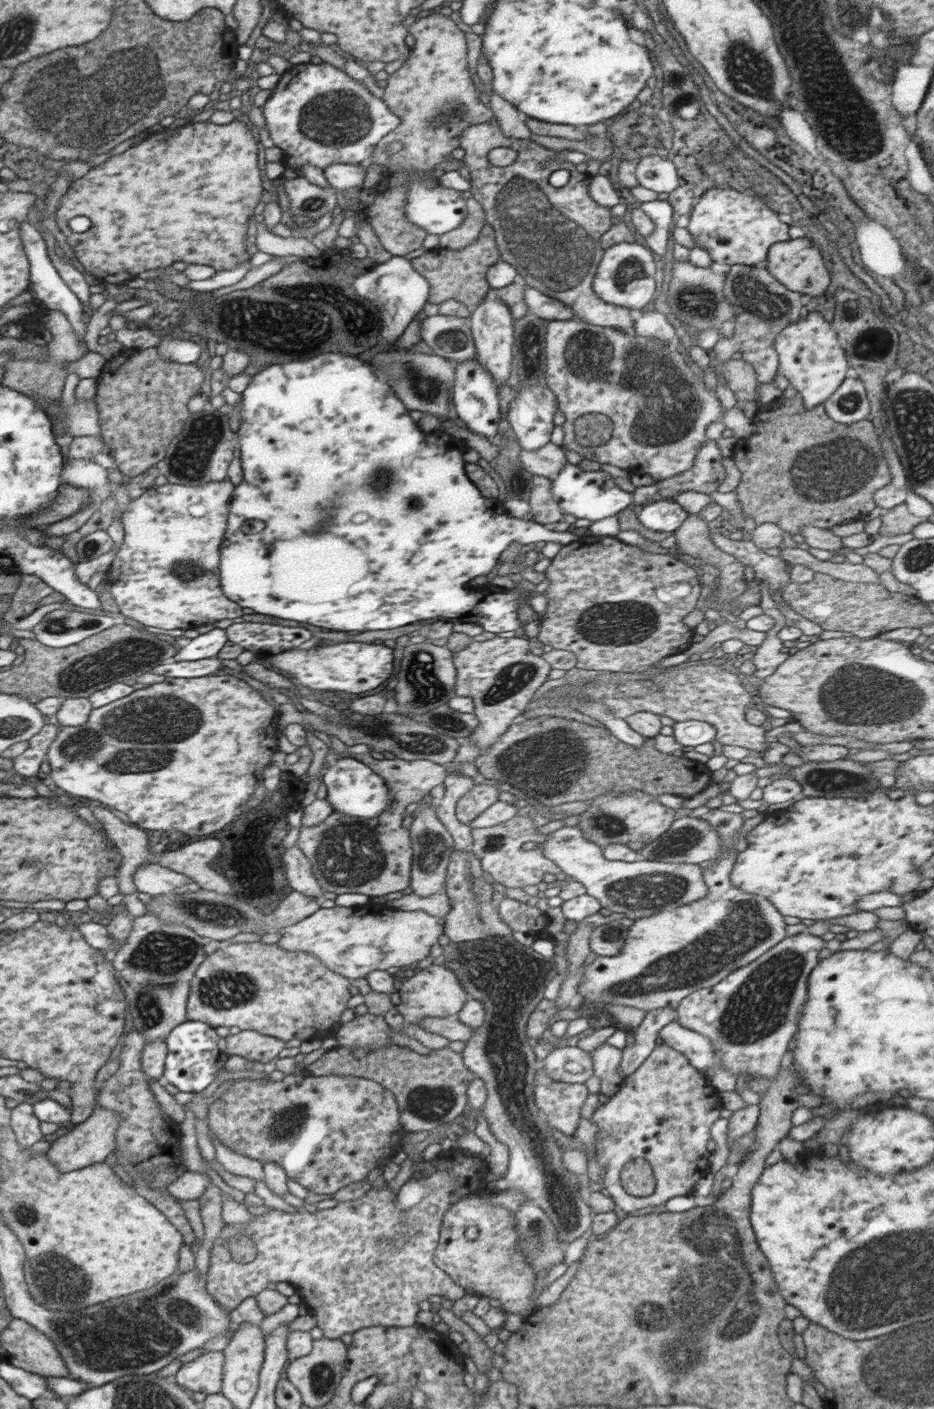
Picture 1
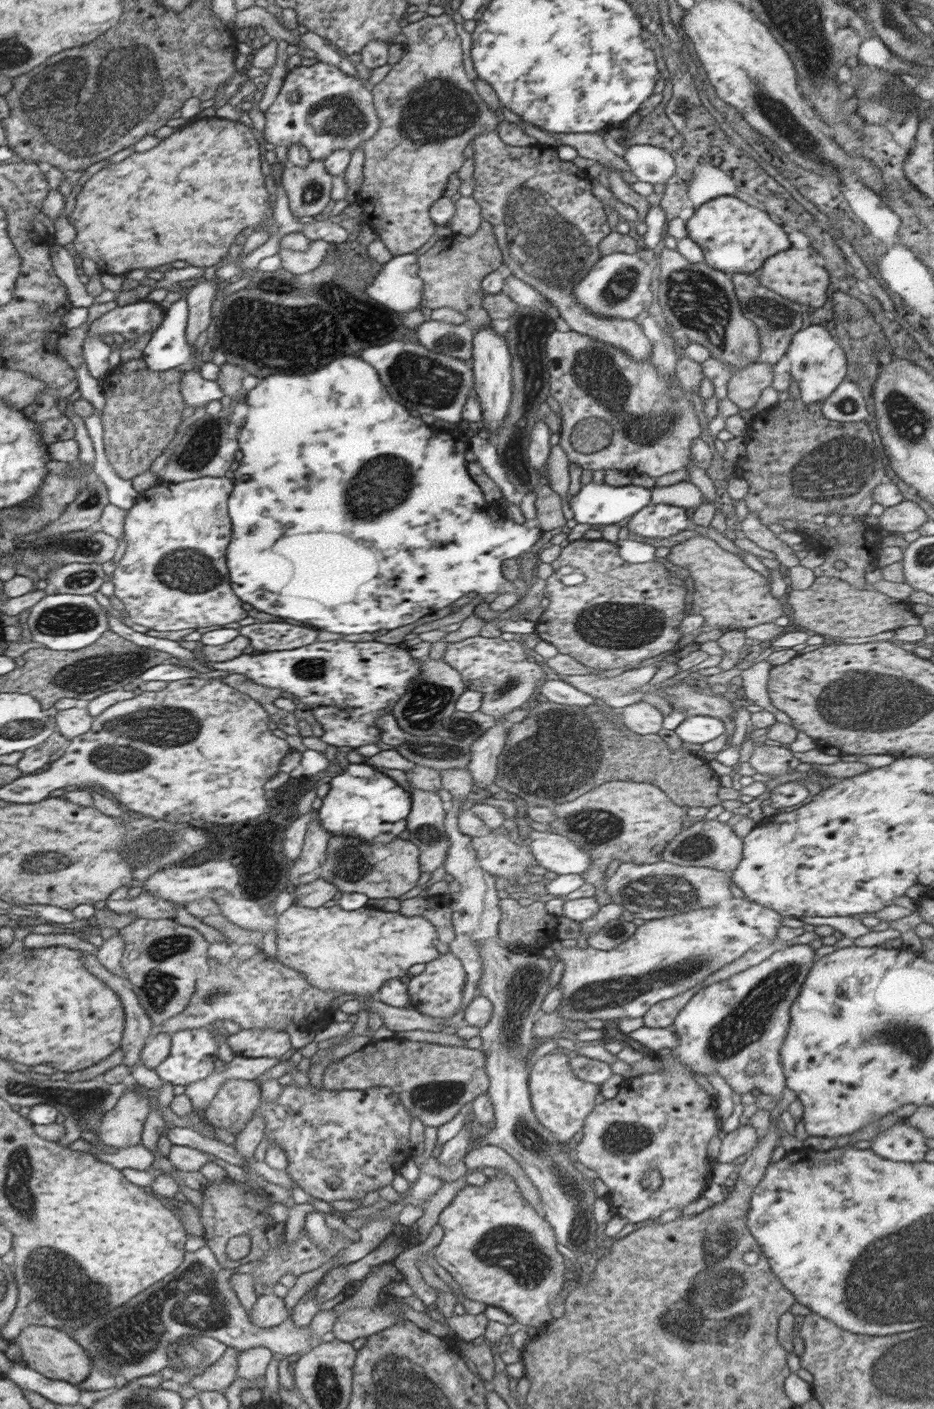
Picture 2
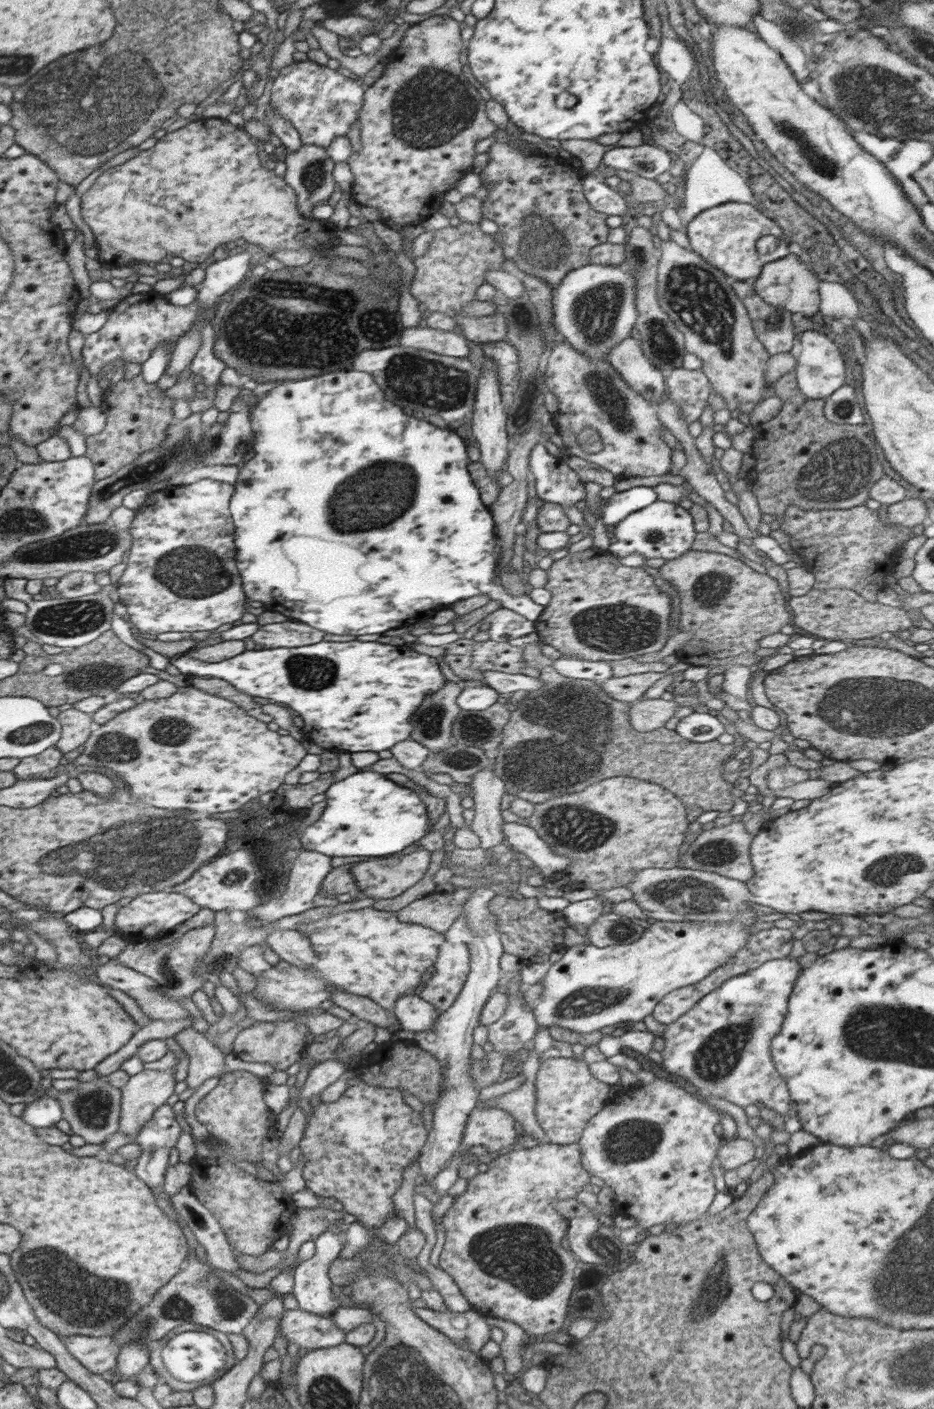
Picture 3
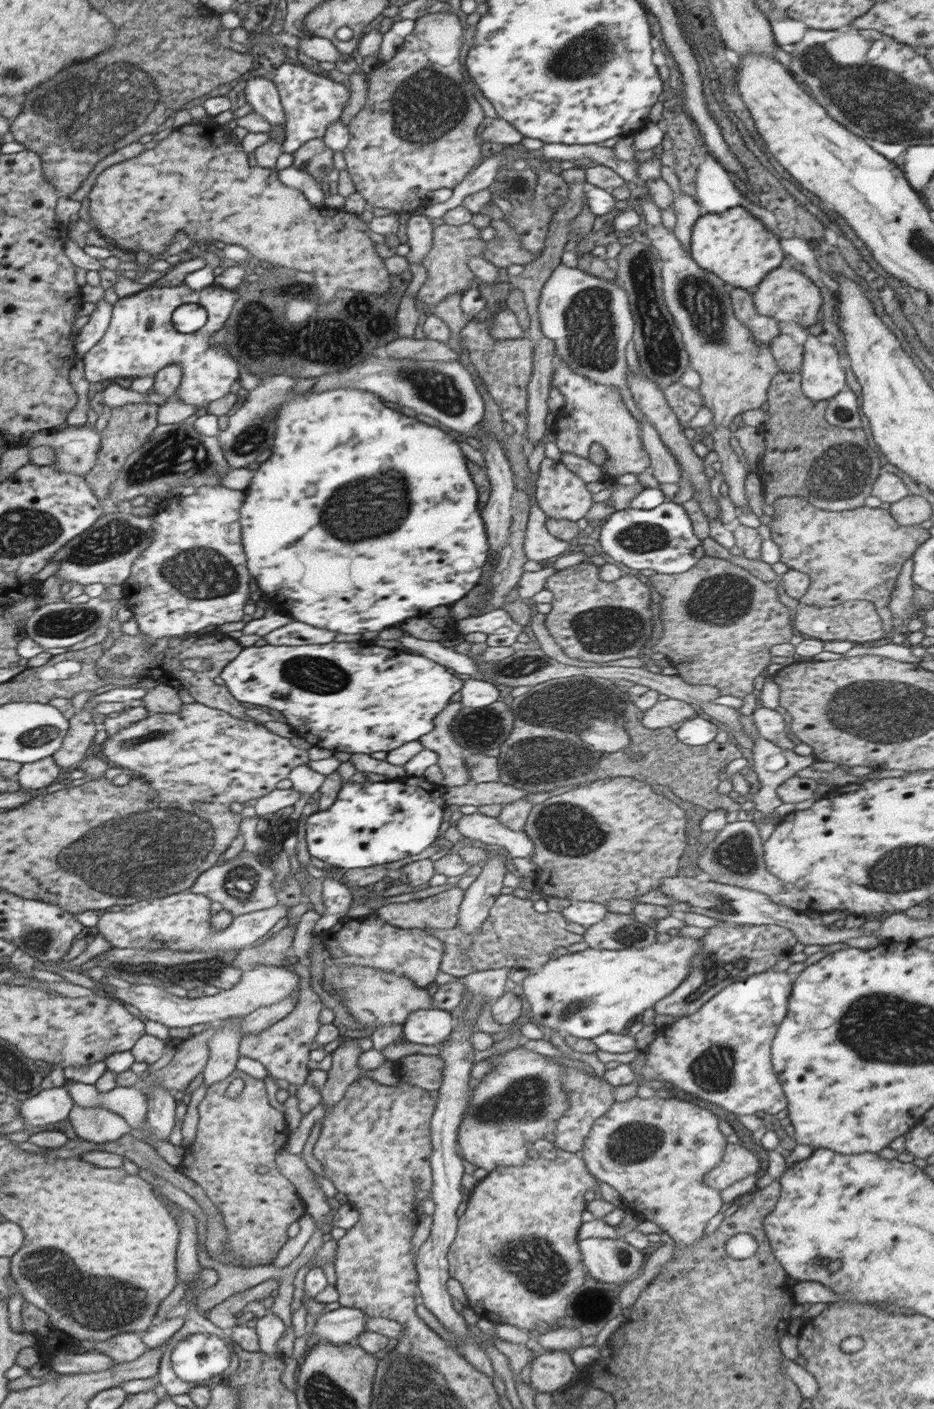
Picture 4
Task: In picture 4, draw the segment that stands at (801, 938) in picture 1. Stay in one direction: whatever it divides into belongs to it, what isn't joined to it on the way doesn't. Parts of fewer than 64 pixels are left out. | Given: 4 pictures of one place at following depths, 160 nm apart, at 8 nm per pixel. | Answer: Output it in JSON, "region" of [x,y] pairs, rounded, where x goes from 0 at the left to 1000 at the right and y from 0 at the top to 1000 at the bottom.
{"region":[[[827,688],[786,695],[742,720],[728,722],[718,727],[708,727],[702,731],[702,737],[691,745],[693,752],[686,760],[681,761],[675,754],[664,754],[657,759],[649,759],[648,767],[657,772],[673,769],[695,769],[696,767],[717,768],[719,771],[737,776],[743,776],[748,780],[777,786],[789,793],[807,791],[812,788],[816,788],[821,792],[833,791],[843,786],[843,779],[828,759],[825,745],[834,727],[843,719],[849,696],[843,689],[834,690]]]}

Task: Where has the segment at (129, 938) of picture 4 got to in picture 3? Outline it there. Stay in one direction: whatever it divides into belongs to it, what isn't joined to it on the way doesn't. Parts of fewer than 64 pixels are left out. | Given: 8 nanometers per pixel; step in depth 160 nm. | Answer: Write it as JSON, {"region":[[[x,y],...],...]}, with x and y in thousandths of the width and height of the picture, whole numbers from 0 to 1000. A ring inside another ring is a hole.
{"region":[[[321,603],[321,605],[310,616],[306,632],[298,637],[291,637],[287,641],[276,642],[269,645],[267,650],[269,650],[271,653],[275,653],[275,654],[290,655],[300,653],[300,652],[304,652],[304,650],[321,649],[321,647],[328,647],[328,646],[336,644],[334,639],[336,639],[338,634],[342,634],[342,630],[346,625],[355,617],[355,609],[340,605]],[[183,632],[157,633],[156,634],[146,635],[137,642],[126,645],[122,660],[132,666],[142,669],[156,660],[165,659],[165,664],[168,666],[170,662],[182,661],[186,657],[191,657],[191,656],[203,653],[206,650],[210,650],[214,645],[215,643],[212,641],[203,639],[201,635],[192,633],[184,633]]]}

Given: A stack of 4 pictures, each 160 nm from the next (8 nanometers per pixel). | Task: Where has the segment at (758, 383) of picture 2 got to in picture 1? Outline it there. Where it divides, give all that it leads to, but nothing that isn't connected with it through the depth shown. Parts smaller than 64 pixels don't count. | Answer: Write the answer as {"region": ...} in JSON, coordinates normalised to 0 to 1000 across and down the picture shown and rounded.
{"region":[[[782,255],[775,258],[773,265],[778,270],[778,275],[786,279],[790,285],[807,285],[807,279],[813,268],[804,258],[797,255]]]}

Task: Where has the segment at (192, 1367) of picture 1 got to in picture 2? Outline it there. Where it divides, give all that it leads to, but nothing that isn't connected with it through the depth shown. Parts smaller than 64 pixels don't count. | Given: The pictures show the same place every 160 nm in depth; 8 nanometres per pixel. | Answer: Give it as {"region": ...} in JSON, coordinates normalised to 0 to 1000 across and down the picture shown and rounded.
{"region":[[[244,956],[236,966],[225,969],[218,974],[210,976],[202,980],[203,984],[210,985],[212,988],[238,988],[244,985],[254,977],[256,960],[255,957]]]}

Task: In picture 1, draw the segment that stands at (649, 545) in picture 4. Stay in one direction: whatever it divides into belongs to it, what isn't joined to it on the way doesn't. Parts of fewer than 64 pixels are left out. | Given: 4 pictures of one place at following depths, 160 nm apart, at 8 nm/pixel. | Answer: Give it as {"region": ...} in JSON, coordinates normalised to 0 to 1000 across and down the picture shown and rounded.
{"region":[[[701,353],[685,360],[682,364],[685,372],[702,378],[723,378],[738,364],[716,353]]]}

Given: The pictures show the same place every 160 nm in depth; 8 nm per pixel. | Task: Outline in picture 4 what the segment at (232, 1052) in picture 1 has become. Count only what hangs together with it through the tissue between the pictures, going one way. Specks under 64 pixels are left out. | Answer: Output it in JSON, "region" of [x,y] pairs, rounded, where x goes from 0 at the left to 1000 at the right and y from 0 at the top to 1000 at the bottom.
{"region":[[[318,683],[312,687],[321,693],[320,710],[317,717],[276,734],[259,735],[256,746],[259,749],[267,749],[279,754],[292,765],[302,765],[302,767],[320,771],[327,769],[331,763],[331,748],[337,743],[337,735],[344,728],[340,720],[346,717],[347,711],[345,711],[342,703],[333,700],[335,690],[332,686]]]}

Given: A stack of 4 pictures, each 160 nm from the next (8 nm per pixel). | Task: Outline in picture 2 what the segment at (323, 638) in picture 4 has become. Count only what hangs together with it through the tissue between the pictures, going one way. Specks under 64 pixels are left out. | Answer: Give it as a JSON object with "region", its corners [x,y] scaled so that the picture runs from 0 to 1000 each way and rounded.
{"region":[[[275,441],[255,446],[257,451],[268,454],[268,458],[278,463],[321,460],[340,453],[340,447],[313,444],[306,441]]]}

